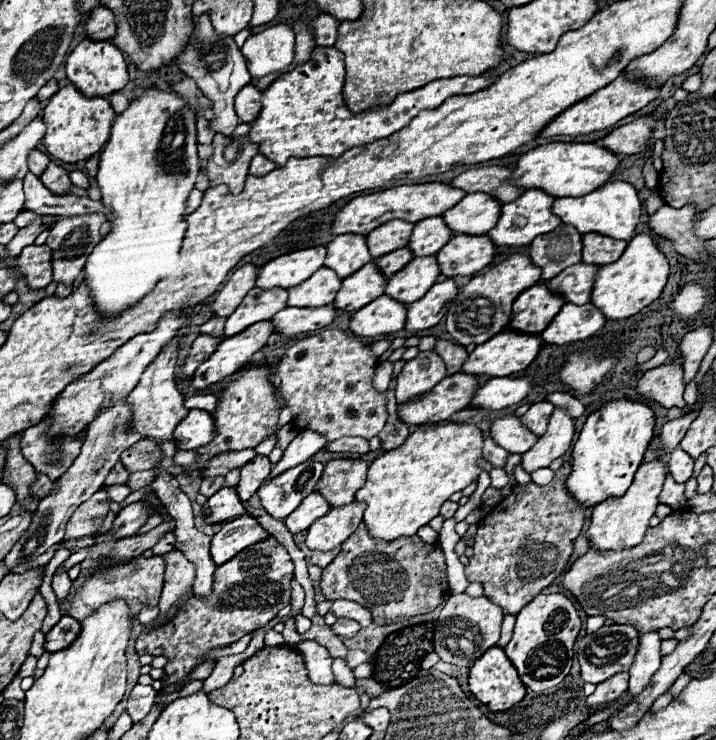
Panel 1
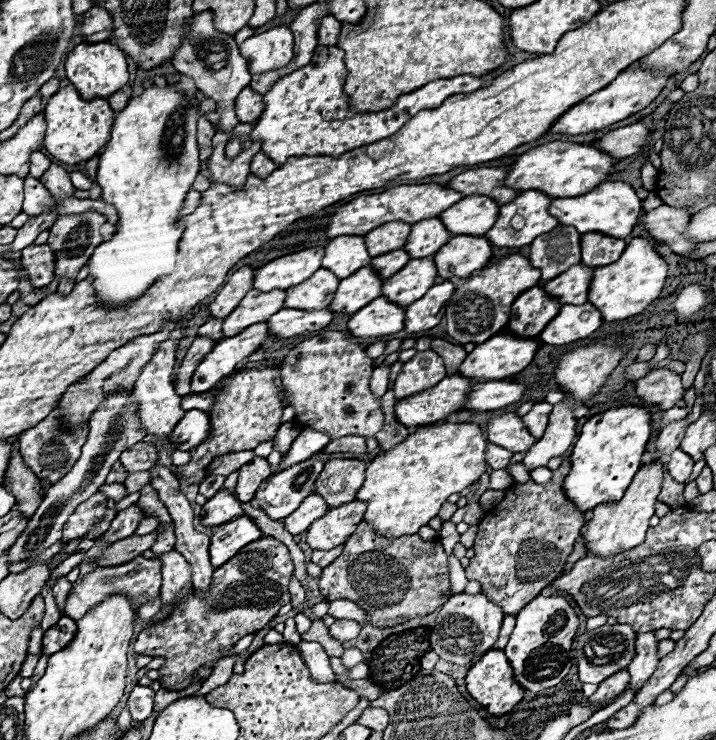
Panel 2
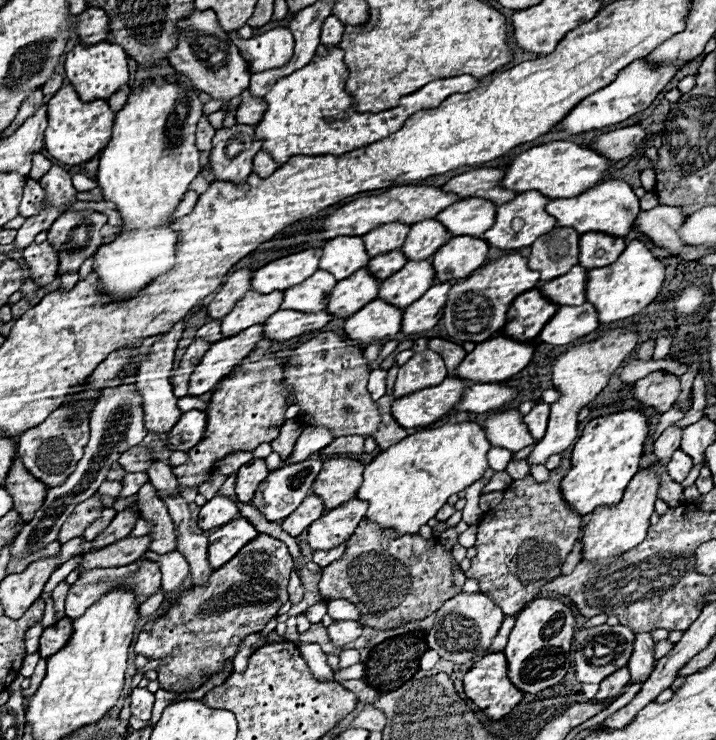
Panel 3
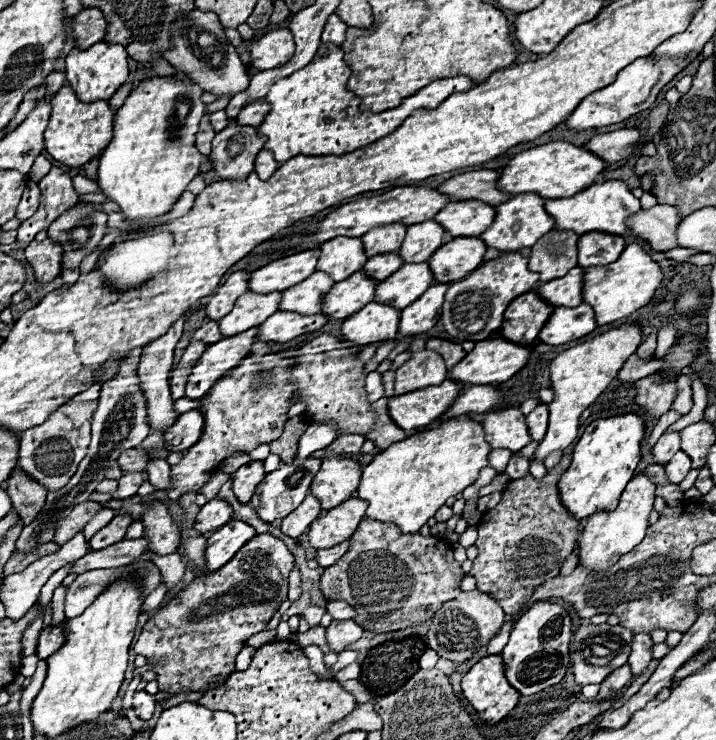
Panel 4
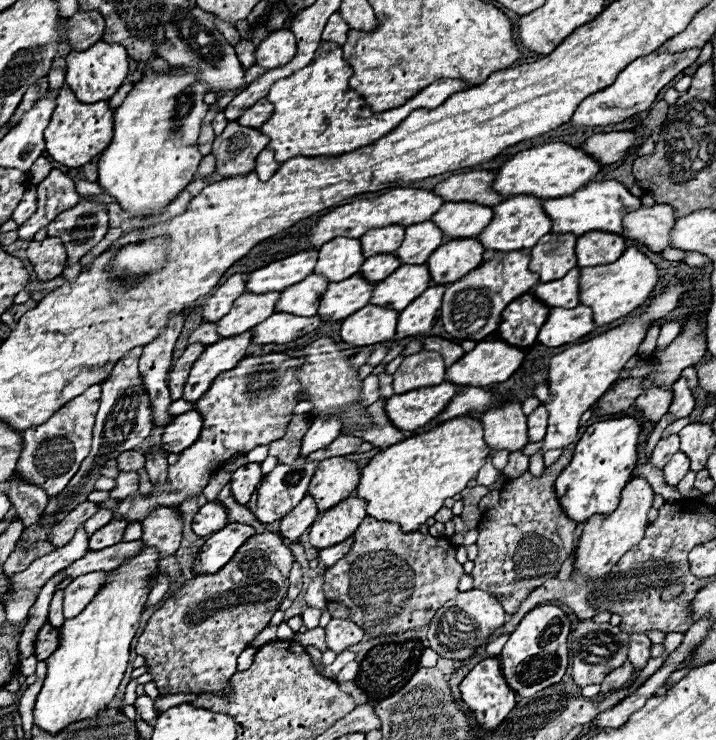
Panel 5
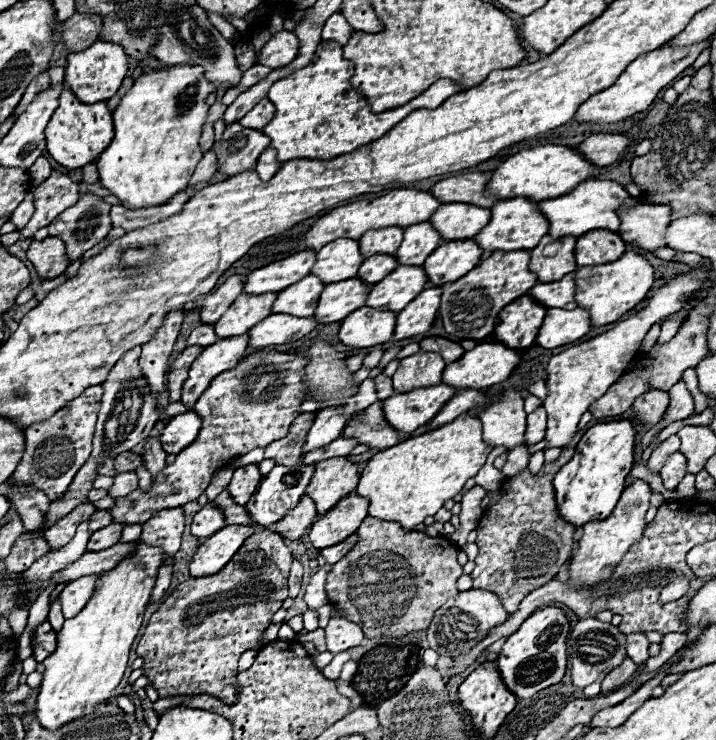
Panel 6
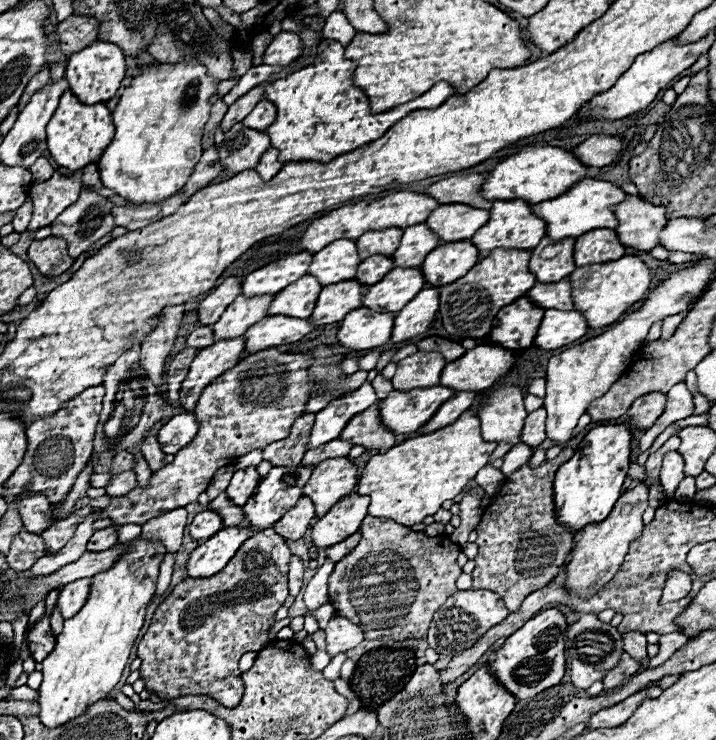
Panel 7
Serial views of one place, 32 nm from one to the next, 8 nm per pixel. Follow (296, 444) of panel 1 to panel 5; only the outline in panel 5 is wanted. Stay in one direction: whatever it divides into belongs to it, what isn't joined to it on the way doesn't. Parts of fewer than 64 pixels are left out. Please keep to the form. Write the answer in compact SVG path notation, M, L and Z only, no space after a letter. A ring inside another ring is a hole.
M316 418L302 438L300 458L306 458L308 454L322 450L330 442L334 442L338 436L340 436L340 420L338 418Z

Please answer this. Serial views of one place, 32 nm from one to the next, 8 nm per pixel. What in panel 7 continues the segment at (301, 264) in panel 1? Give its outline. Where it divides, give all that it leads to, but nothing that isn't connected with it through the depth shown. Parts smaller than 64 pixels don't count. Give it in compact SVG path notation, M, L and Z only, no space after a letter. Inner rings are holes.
M298 252L288 258L276 260L264 268L250 272L242 282L244 296L260 296L260 294L278 294L288 284L300 280L308 274L308 268L314 260L314 254Z

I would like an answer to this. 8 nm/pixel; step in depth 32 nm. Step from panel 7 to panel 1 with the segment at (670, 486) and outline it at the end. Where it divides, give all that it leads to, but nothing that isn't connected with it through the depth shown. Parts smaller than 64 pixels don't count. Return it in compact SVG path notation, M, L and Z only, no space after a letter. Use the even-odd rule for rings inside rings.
M680 448L672 450L670 460L668 460L668 472L676 482L686 482L692 476L692 468L694 468L694 460Z

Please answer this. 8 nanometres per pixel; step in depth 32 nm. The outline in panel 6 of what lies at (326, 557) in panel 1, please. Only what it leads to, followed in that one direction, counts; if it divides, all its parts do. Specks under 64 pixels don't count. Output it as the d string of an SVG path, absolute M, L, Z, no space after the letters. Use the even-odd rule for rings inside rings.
M356 534L348 536L344 542L340 542L336 546L320 550L320 554L322 554L322 558L324 558L326 564L336 564L340 558L344 558L344 554L348 554L348 550L352 550L354 544L356 544Z

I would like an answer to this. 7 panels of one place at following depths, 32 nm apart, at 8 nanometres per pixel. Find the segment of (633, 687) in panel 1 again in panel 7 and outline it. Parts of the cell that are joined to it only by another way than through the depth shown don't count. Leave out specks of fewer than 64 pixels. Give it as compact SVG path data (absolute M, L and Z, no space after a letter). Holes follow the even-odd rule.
M626 632L624 634L624 650L638 662L642 662L644 658L648 658L646 654L646 636L640 634L640 632Z

